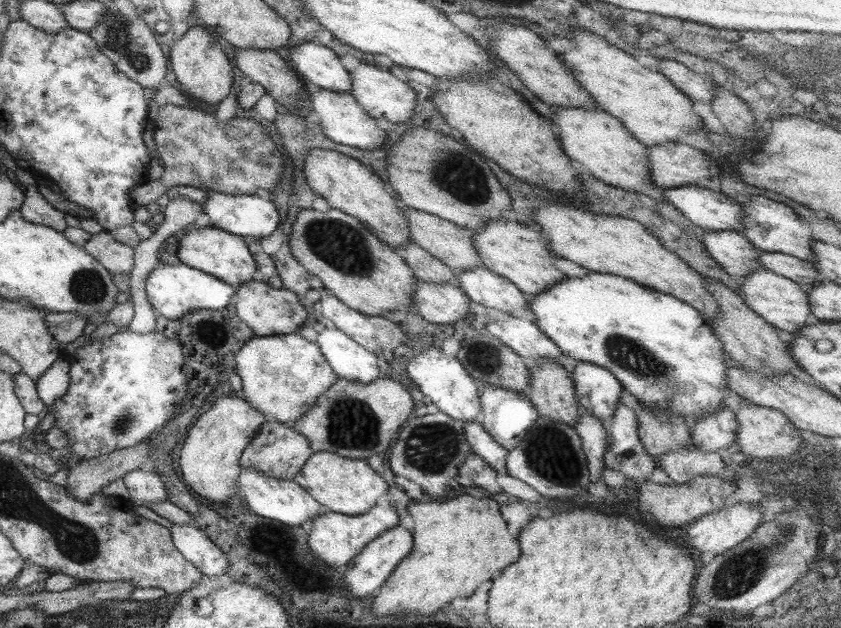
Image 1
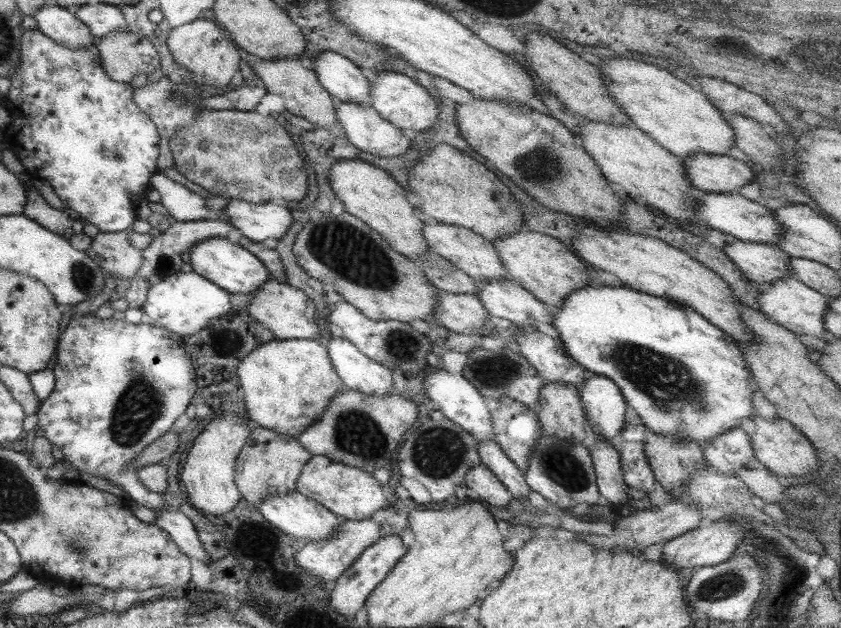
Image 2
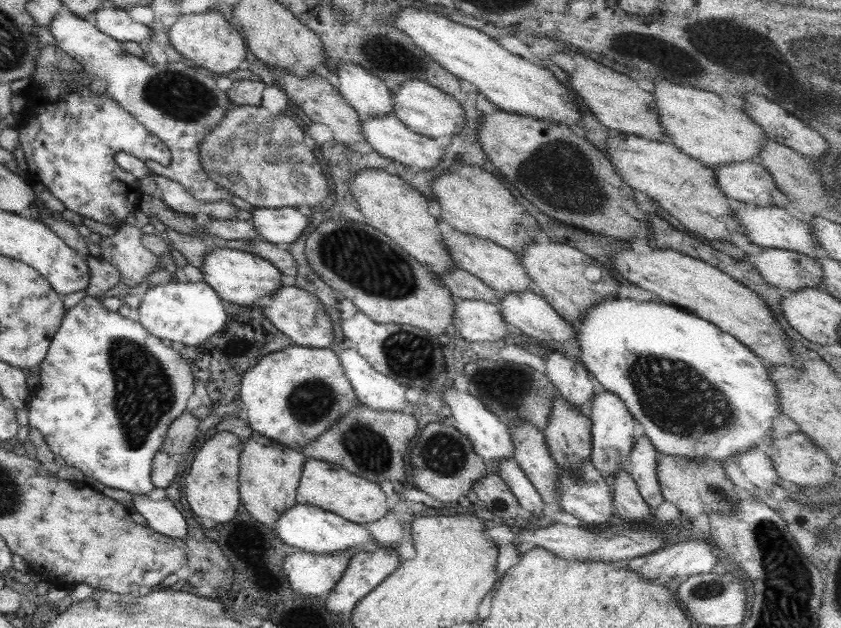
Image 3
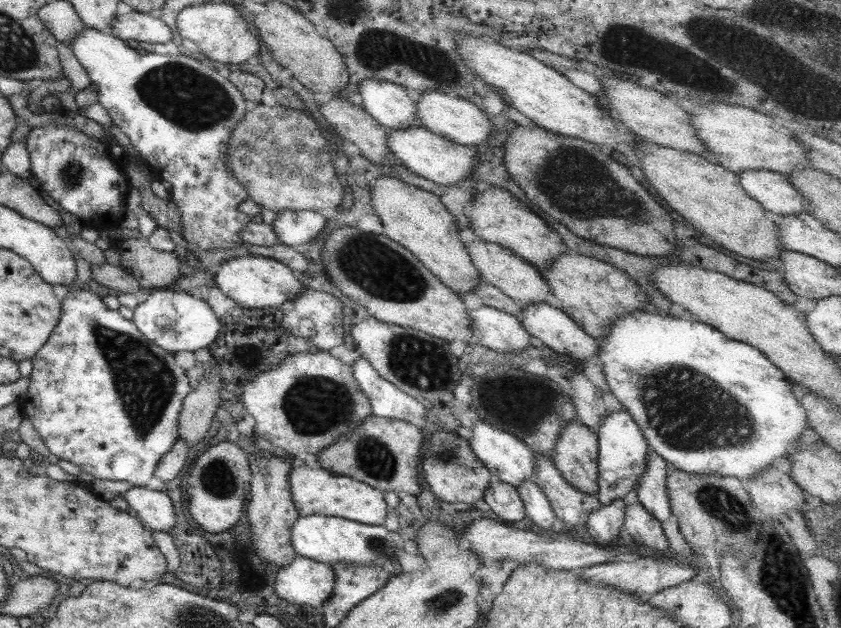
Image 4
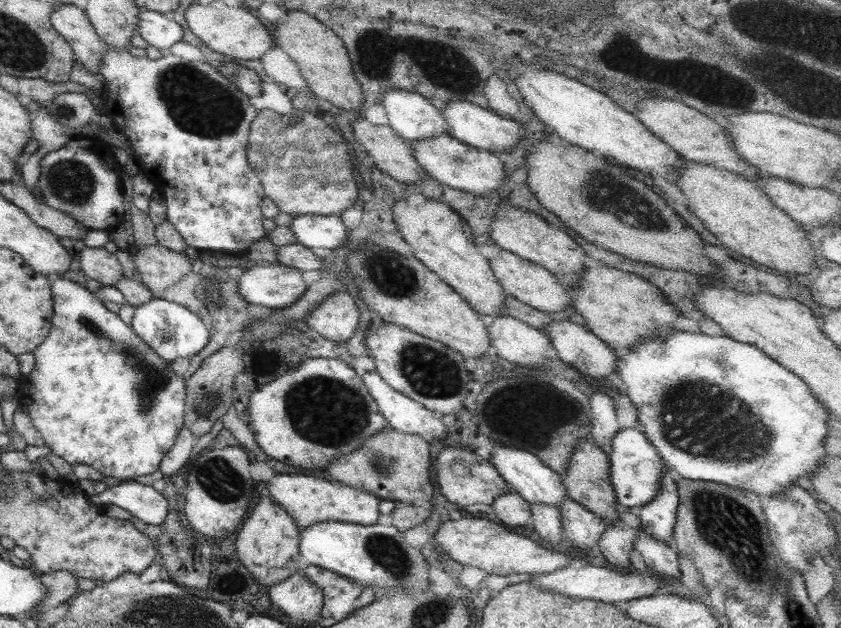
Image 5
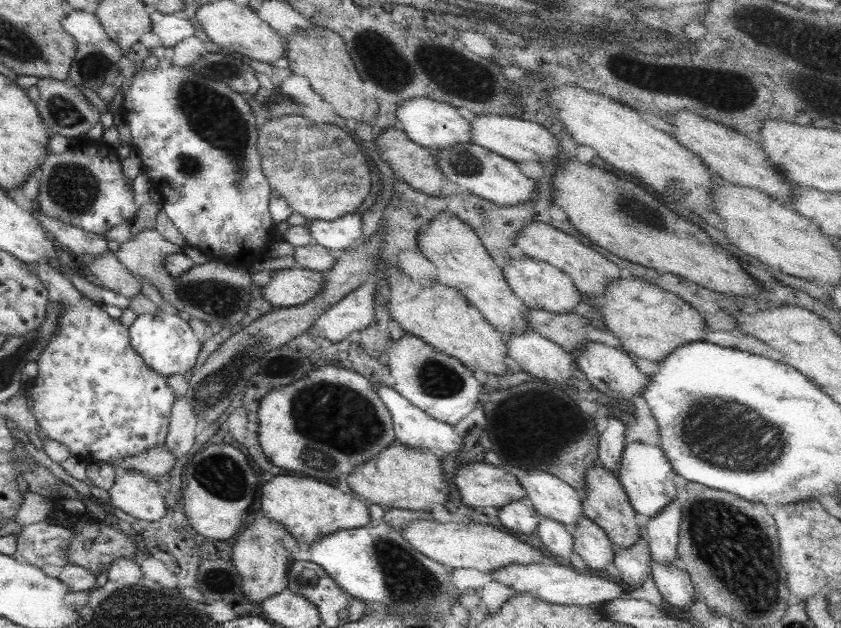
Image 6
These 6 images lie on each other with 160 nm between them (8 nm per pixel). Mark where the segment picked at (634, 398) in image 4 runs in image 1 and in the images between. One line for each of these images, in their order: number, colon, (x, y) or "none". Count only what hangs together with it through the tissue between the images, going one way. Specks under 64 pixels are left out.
1: (660, 350)
2: (683, 377)
3: (698, 393)

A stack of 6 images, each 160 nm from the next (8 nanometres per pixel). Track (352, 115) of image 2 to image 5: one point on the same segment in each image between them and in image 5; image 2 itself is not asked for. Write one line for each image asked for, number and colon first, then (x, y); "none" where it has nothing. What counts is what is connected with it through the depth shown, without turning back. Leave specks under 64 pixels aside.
3: (388, 136)
4: (438, 160)
5: (449, 162)

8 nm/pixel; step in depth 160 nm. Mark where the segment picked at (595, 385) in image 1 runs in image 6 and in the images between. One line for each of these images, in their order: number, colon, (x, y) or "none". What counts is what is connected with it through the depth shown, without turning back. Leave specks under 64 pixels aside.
2: (604, 407)
3: (611, 431)
4: (622, 450)
5: (635, 467)
6: (645, 474)

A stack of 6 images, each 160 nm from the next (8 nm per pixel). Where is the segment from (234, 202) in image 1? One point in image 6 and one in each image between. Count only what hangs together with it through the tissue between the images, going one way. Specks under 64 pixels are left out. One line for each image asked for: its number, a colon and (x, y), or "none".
2: (256, 222)
3: (279, 226)
4: (295, 228)
5: (311, 231)
6: (337, 234)

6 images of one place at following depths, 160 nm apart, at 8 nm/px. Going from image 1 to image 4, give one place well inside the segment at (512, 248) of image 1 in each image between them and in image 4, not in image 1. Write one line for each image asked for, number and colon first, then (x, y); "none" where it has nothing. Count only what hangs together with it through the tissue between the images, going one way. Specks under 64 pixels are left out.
2: (549, 271)
3: (556, 269)
4: (592, 293)

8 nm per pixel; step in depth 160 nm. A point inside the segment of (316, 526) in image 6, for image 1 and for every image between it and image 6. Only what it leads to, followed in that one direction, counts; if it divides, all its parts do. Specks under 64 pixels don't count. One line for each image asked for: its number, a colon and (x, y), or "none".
1: (349, 487)
2: (350, 493)
3: (321, 484)
4: (313, 491)
5: (308, 500)

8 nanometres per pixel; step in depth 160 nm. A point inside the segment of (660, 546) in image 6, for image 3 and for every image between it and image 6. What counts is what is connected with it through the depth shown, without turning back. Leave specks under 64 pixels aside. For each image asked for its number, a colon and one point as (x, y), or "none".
3: (643, 456)
4: (651, 492)
5: (657, 518)

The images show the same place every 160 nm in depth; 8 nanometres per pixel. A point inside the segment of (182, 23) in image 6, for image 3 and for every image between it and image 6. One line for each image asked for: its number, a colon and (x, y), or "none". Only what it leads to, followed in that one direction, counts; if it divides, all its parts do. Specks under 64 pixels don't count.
3: (114, 22)
4: (136, 26)
5: (159, 31)

